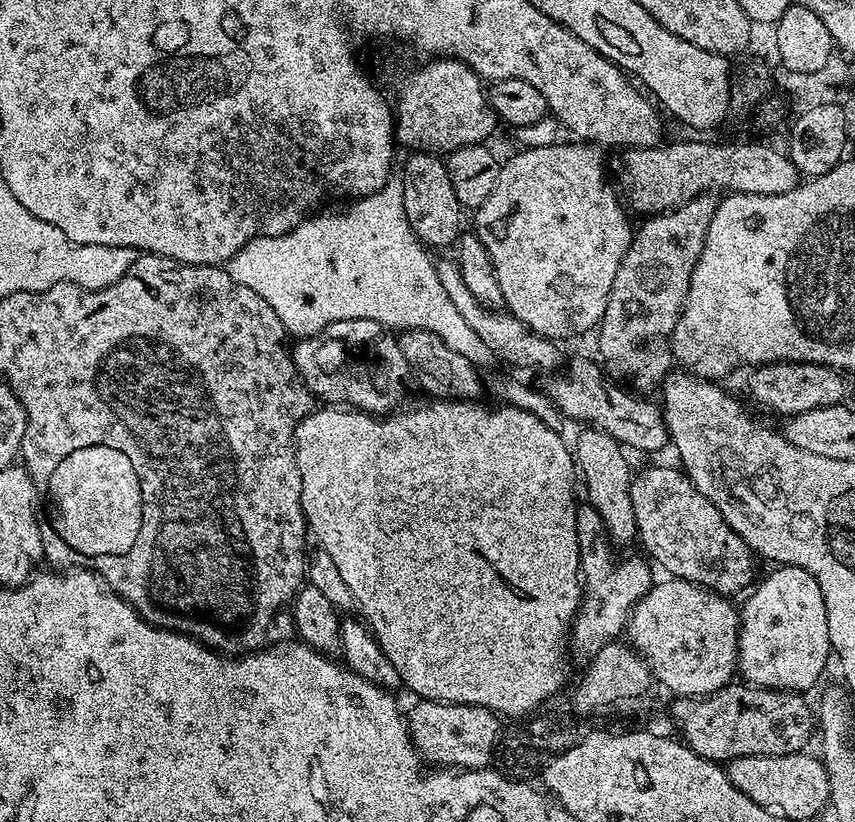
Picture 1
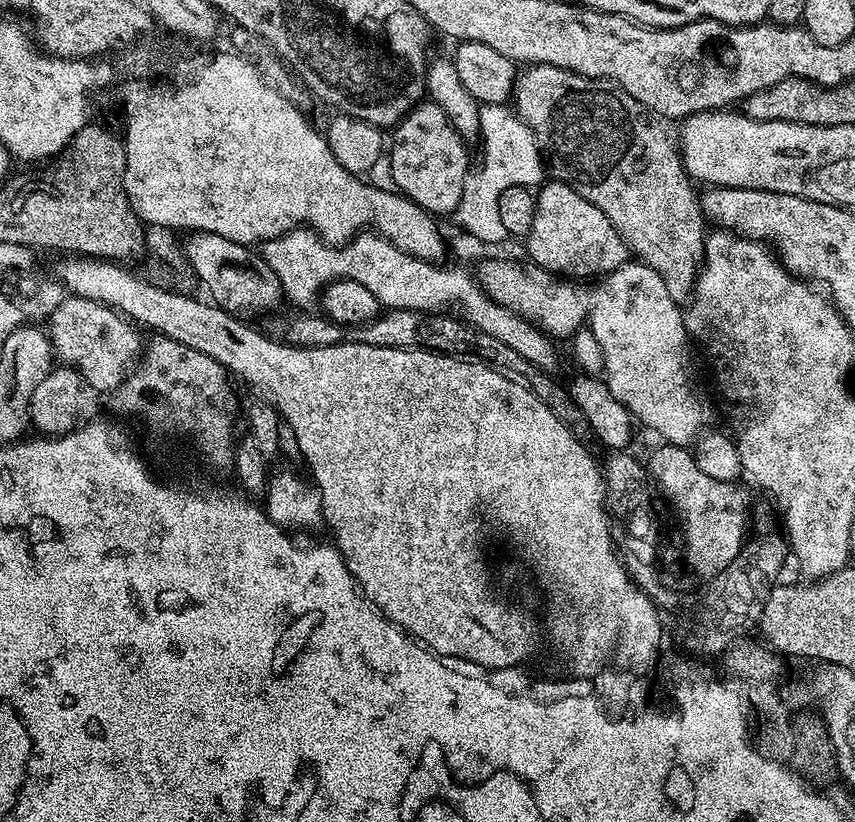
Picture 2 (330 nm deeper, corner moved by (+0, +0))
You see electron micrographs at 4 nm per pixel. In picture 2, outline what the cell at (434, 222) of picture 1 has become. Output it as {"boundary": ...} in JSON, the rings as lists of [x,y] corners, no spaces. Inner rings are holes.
{"boundary":[[[421,102],[413,108],[399,124],[395,125],[397,144],[390,151],[390,163],[392,165],[392,183],[398,189],[400,195],[413,200],[421,210],[433,217],[451,217],[455,213],[458,202],[464,193],[464,182],[470,175],[468,169],[468,152],[465,141],[461,139],[458,130],[447,120],[436,104]]]}

